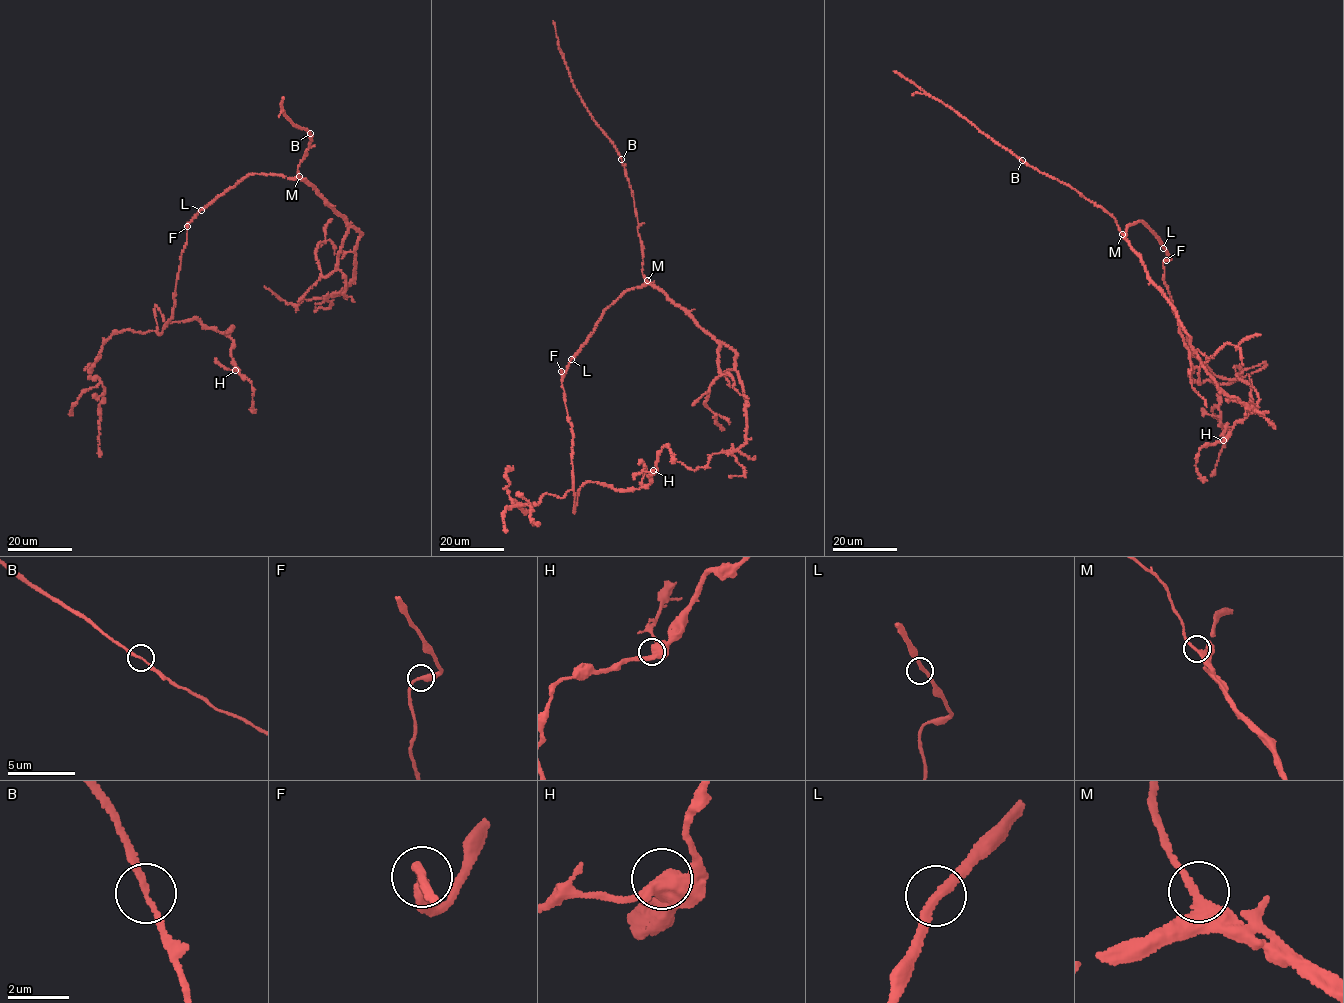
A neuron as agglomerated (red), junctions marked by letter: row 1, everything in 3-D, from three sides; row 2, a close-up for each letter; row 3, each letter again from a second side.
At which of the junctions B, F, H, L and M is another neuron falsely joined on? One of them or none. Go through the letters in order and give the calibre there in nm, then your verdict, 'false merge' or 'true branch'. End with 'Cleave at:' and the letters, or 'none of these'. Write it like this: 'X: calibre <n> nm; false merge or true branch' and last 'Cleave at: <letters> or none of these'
B: calibre 180 nm; true branch
F: calibre 360 nm; true branch
H: calibre 500 nm; true branch
L: calibre 280 nm; true branch
M: calibre 280 nm; true branch
Cleave at: none of these

